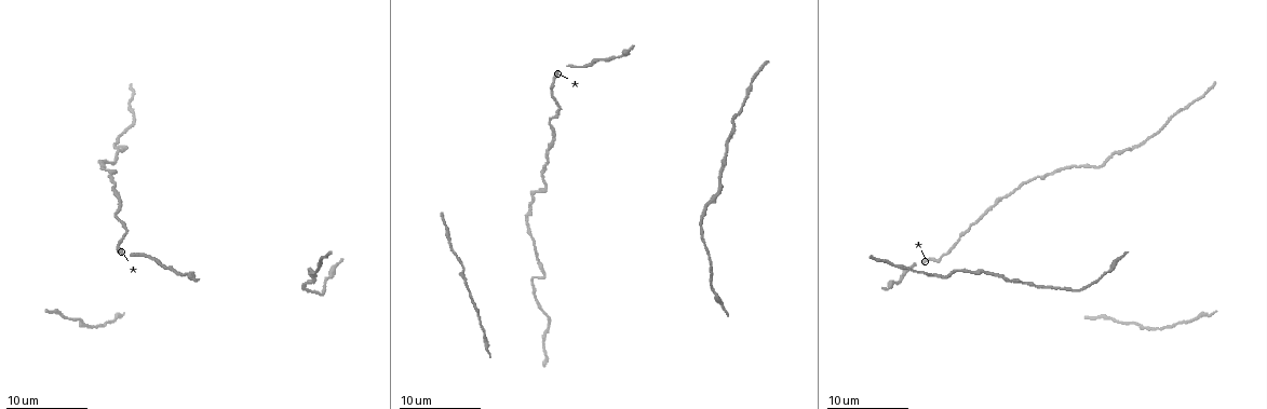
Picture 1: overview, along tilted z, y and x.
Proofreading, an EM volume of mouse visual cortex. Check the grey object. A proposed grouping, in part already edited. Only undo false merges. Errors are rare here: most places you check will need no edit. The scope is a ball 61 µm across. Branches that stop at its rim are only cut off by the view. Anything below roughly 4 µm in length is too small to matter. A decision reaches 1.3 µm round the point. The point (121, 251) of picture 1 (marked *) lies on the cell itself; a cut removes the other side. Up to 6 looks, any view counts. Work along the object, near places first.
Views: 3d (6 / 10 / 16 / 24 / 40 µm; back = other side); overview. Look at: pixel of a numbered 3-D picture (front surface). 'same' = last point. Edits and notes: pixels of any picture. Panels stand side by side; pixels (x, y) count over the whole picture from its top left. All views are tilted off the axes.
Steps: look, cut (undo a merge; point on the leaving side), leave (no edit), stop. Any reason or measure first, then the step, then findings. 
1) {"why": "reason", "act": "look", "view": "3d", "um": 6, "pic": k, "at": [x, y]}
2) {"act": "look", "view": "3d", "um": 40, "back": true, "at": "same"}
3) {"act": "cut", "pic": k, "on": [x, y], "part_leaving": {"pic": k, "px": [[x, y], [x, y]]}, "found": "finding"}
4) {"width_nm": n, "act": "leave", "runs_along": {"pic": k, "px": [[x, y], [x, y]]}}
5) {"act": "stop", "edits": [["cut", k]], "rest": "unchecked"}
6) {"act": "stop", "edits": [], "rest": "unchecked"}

{"why": "narrows sharply", "act": "look", "view": "3d", "um": 10, "pic": 1, "at": [541, 279]}

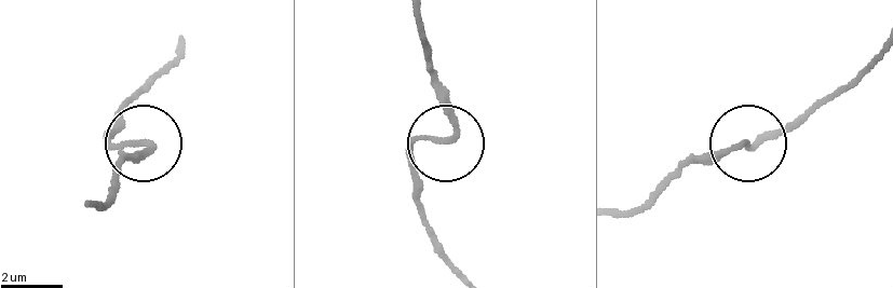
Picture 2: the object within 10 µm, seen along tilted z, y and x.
{"act": "look", "view": "3d", "um": 6, "pic": 2, "at": [134, 142]}

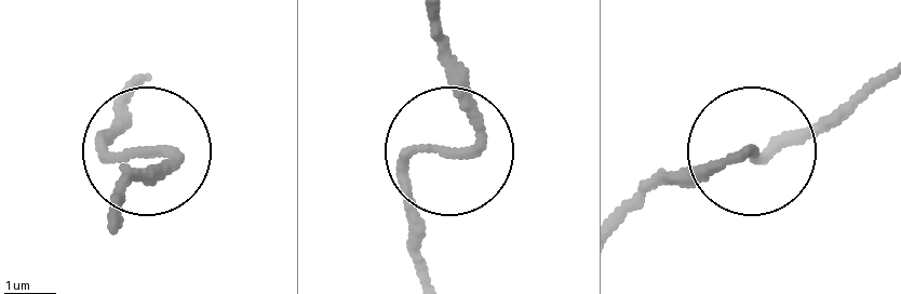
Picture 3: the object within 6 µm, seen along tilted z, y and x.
{"width_nm": 180, "act": "leave", "runs_along": {"pic": 3, "px": [[627, 217], [660, 182], [811, 136], [847, 106]]}, "found": "continuous, no second cell"}

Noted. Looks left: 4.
{"why": "calibre changes", "act": "look", "view": "3d", "um": 10, "pic": 1, "at": [1193, 319]}

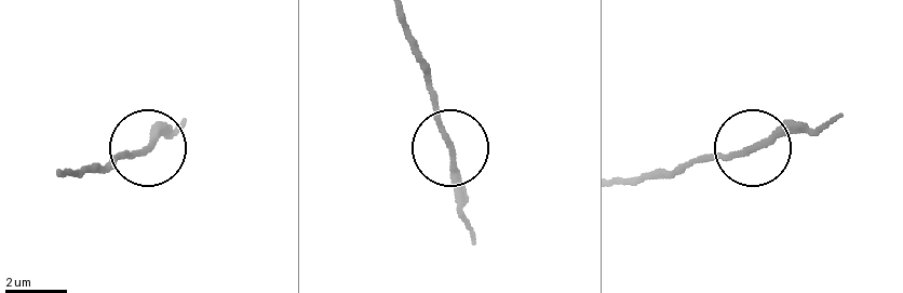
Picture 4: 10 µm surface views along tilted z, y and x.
{"width_nm": 200, "act": "leave", "found": "continuous, no second cell"}

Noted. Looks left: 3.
{"act": "look", "view": "3d", "um": 10, "pic": 1, "at": [532, 191]}

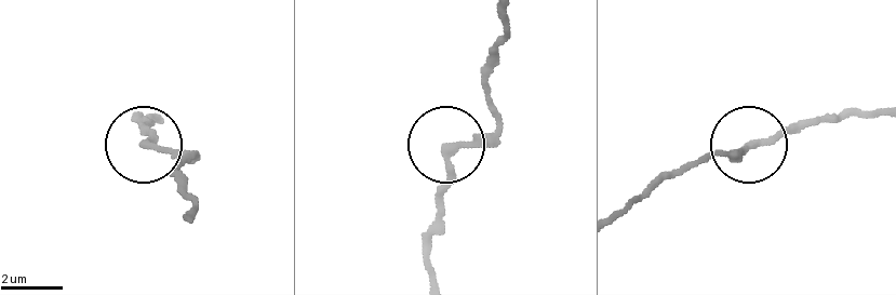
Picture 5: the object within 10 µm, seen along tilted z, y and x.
{"act": "leave", "runs_along": {"pic": 5, "px": [[616, 219], [682, 166], [836, 118]]}, "found": "all the same cell"}

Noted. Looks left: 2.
{"act": "stop", "edits": [], "rest": "unchecked"}

